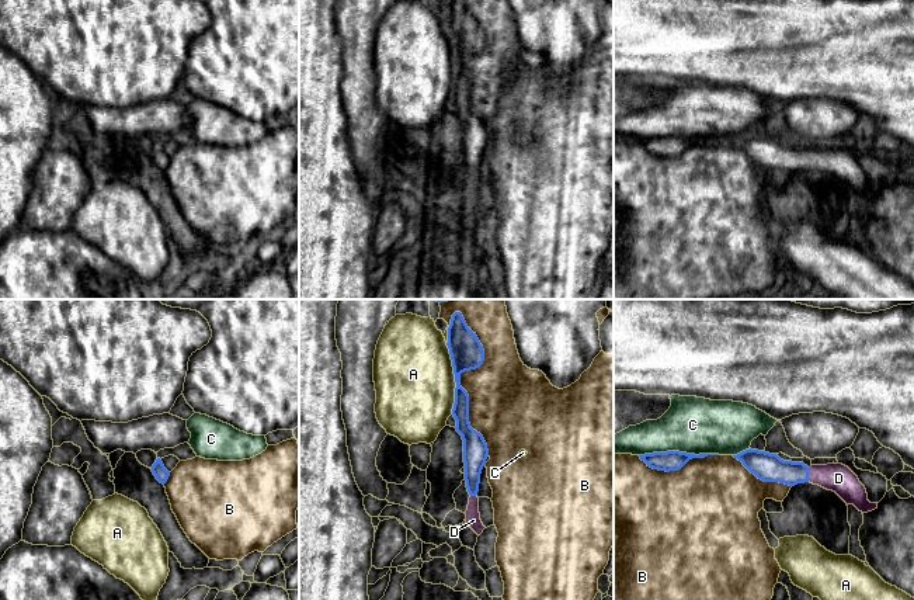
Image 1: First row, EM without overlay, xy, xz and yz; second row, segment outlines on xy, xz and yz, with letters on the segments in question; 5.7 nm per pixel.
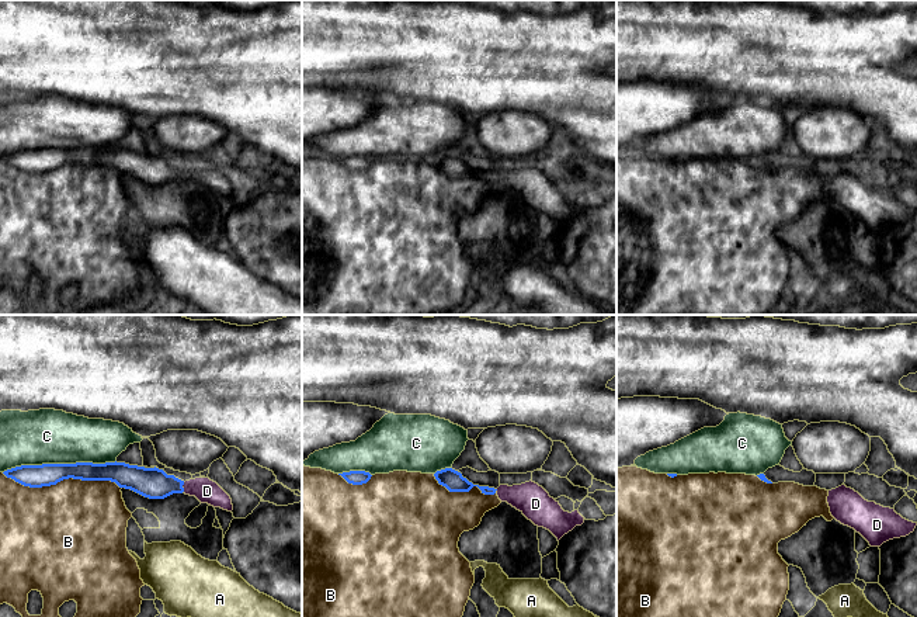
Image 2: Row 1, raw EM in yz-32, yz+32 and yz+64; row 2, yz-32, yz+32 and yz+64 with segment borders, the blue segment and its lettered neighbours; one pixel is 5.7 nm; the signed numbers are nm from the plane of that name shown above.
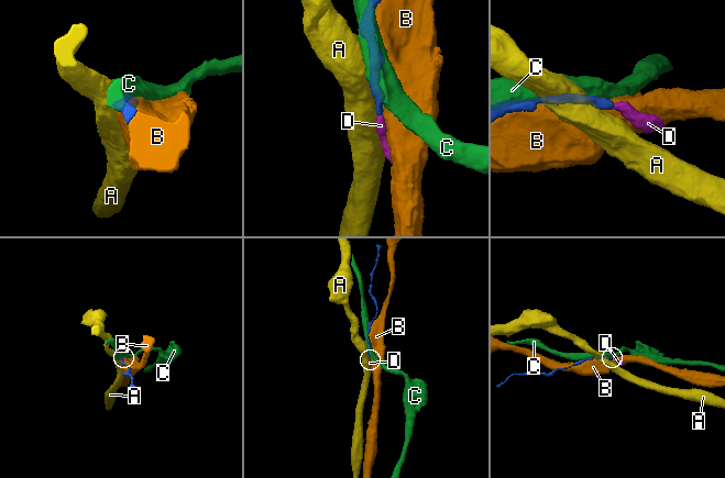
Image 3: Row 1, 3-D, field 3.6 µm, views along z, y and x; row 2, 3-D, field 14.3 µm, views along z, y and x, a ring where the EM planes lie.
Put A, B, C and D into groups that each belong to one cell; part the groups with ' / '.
A / B / C / D

